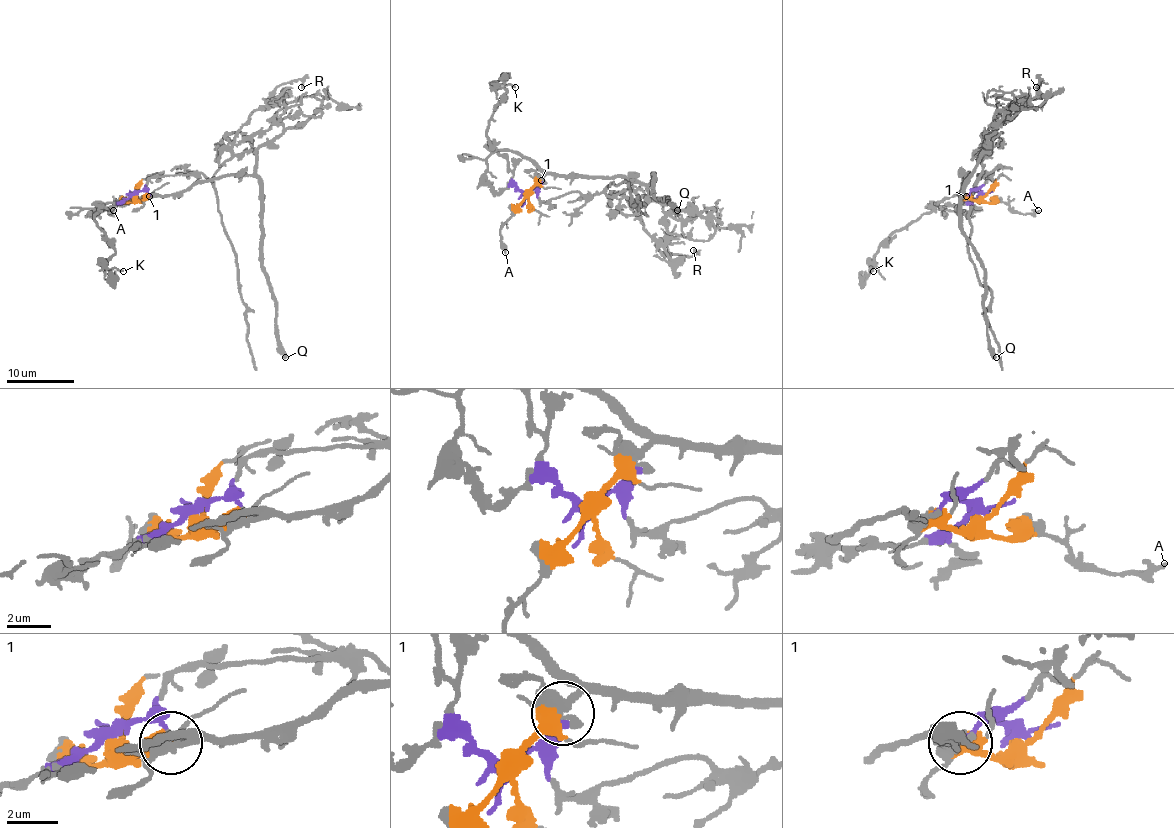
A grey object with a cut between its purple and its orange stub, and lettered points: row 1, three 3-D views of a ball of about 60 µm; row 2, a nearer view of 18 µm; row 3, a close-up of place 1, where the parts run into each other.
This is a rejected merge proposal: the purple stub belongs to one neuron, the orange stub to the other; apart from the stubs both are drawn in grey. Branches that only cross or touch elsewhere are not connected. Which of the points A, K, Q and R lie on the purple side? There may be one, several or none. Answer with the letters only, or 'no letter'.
R

